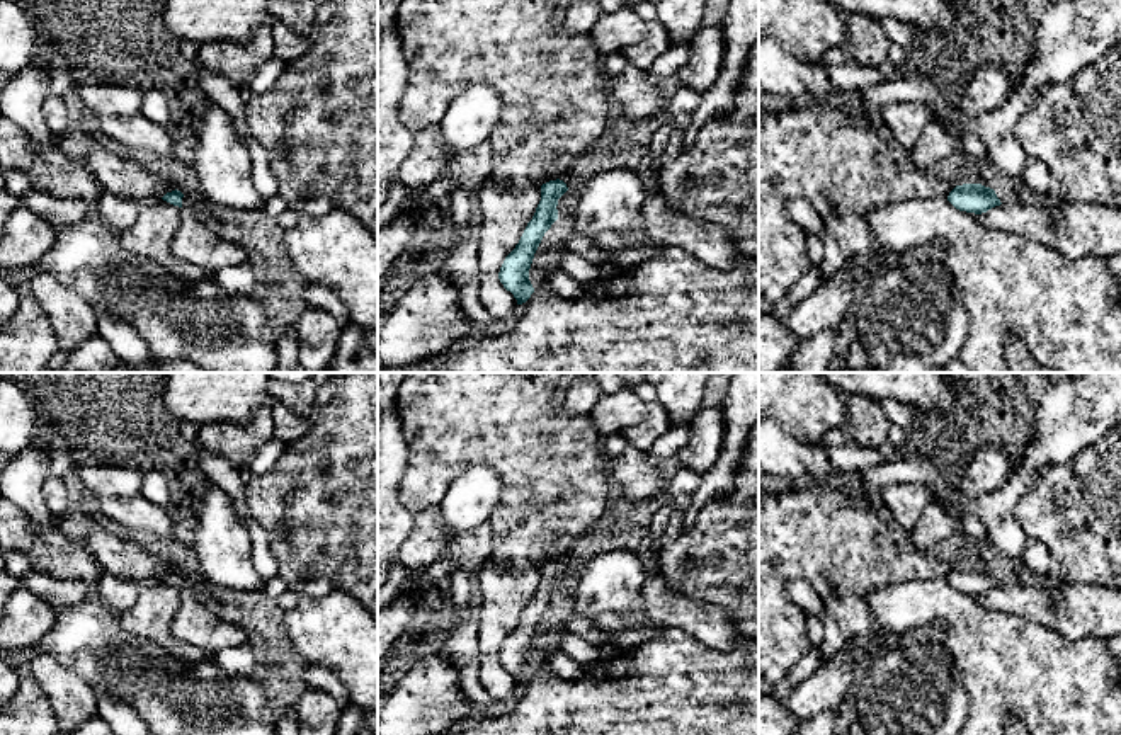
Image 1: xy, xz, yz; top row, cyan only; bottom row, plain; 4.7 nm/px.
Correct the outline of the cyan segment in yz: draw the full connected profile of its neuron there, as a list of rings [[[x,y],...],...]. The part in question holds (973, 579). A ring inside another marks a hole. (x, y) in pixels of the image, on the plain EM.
[[[982,565],[956,567],[949,573],[947,582],[956,590],[975,595],[987,594],[988,590],[1002,585],[995,572]]]

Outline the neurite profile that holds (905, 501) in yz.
[[[895,483],[881,488],[881,500],[905,531],[912,531],[934,493],[922,483]]]

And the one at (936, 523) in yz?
[[[934,499],[910,531],[910,544],[925,553],[929,548],[951,538],[954,534],[954,527],[956,521],[949,507]]]

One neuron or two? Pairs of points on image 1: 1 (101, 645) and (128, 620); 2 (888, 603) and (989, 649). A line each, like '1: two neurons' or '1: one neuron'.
1: two neurons
2: one neuron

